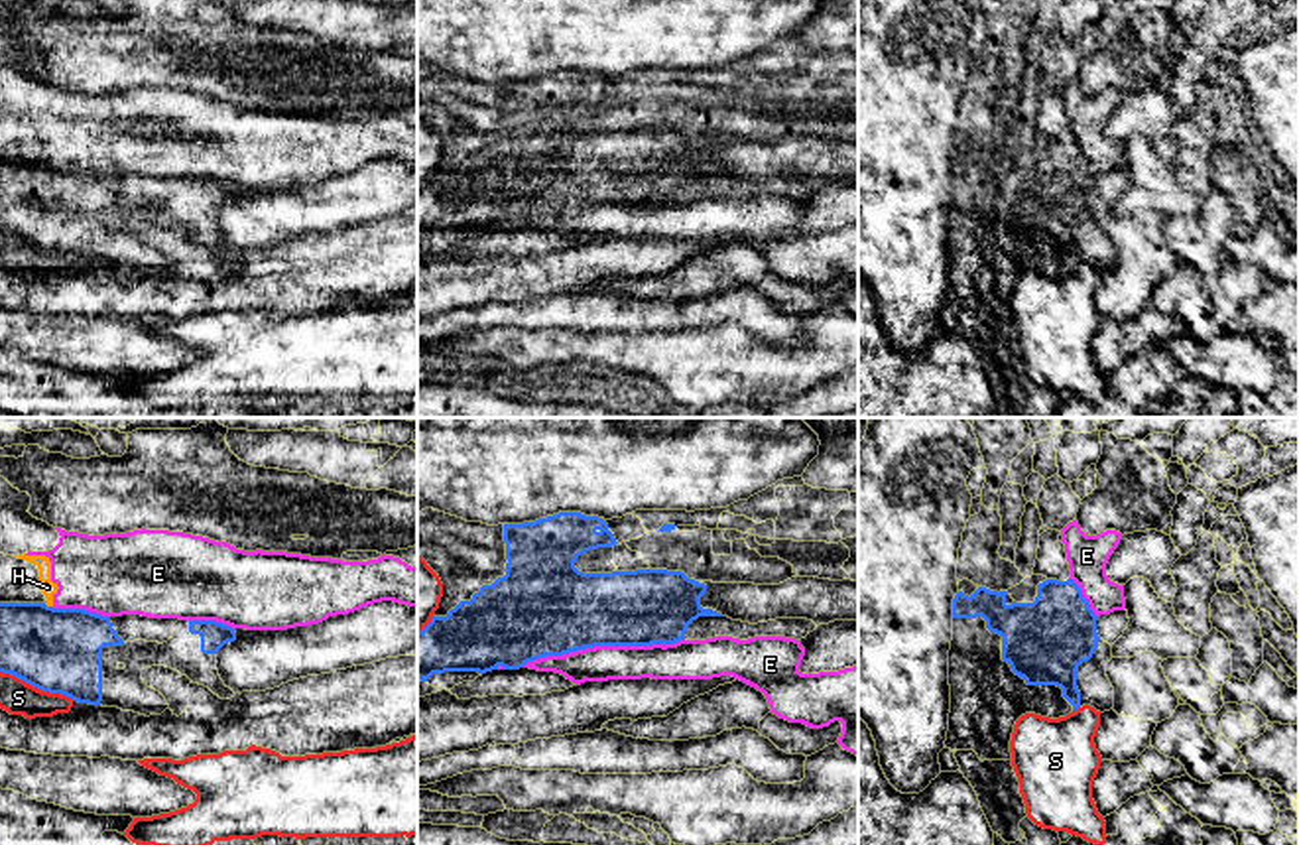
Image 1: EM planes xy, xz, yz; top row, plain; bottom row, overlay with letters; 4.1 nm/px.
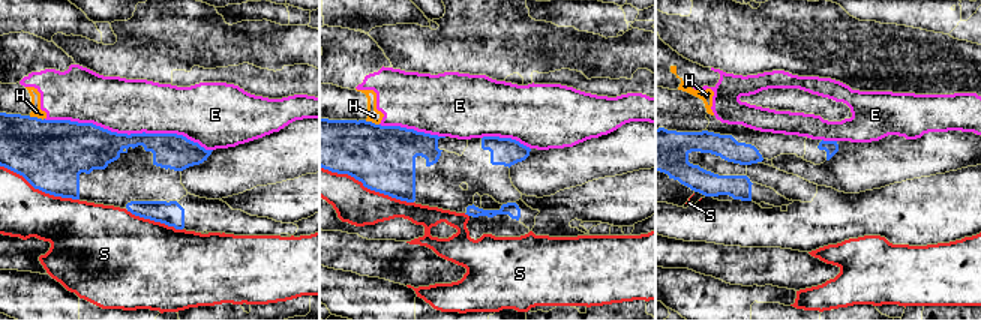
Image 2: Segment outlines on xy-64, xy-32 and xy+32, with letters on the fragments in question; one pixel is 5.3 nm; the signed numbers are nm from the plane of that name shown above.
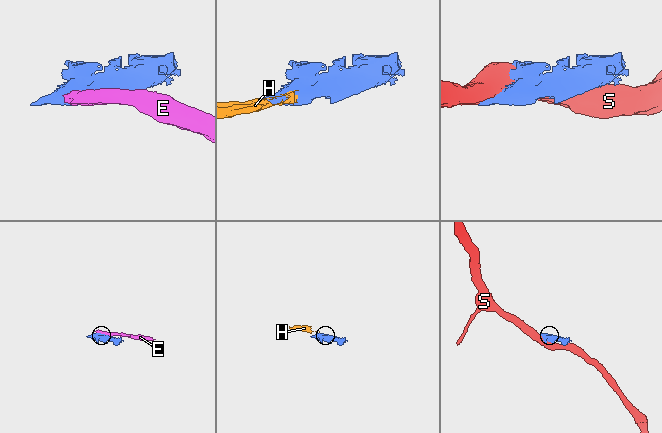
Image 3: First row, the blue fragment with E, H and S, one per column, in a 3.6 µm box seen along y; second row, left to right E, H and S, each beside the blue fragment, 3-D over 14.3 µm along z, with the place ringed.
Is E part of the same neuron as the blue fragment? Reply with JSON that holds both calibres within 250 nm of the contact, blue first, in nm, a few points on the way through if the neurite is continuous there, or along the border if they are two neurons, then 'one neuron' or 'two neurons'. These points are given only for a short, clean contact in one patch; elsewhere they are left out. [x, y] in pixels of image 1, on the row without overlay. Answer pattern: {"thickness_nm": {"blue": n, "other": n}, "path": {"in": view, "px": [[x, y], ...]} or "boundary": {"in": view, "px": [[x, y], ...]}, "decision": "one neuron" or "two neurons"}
{"thickness_nm": {"blue": 380, "other": 140}, "decision": "two neurons"}

